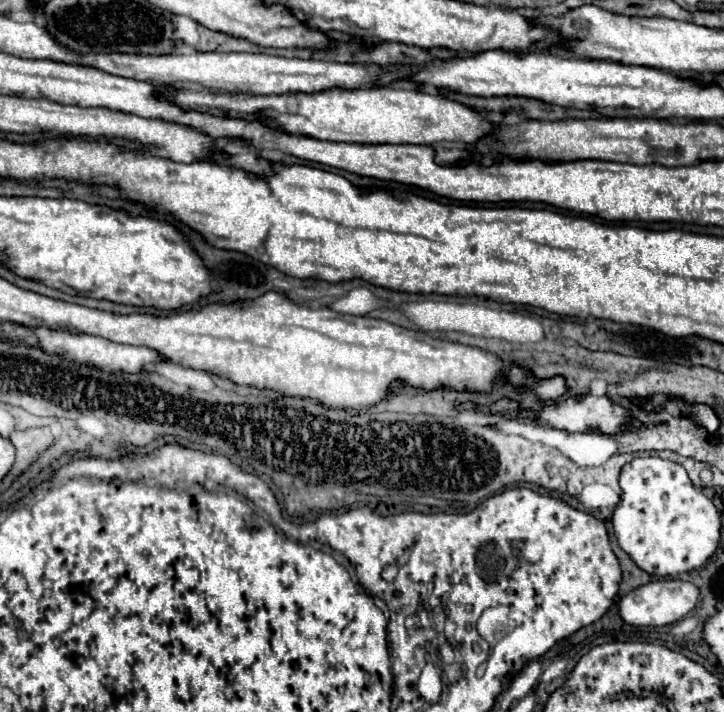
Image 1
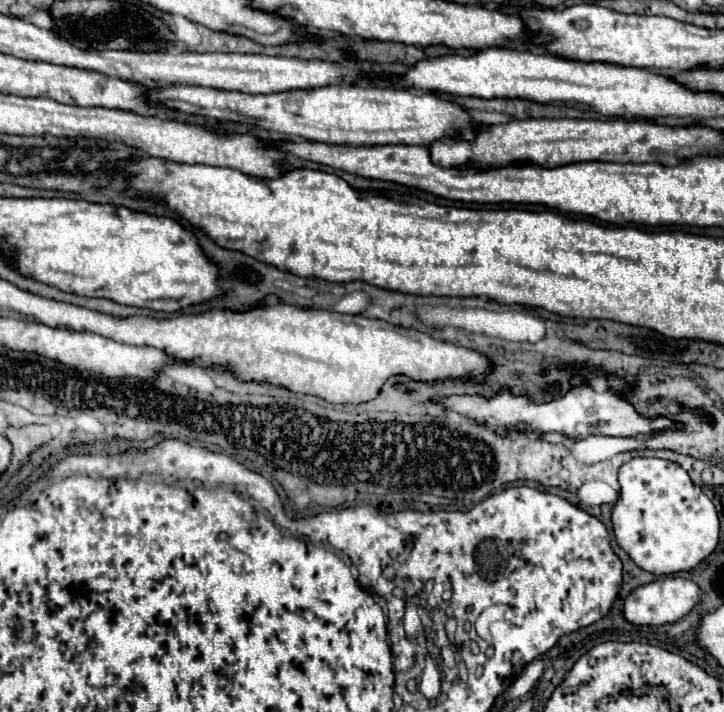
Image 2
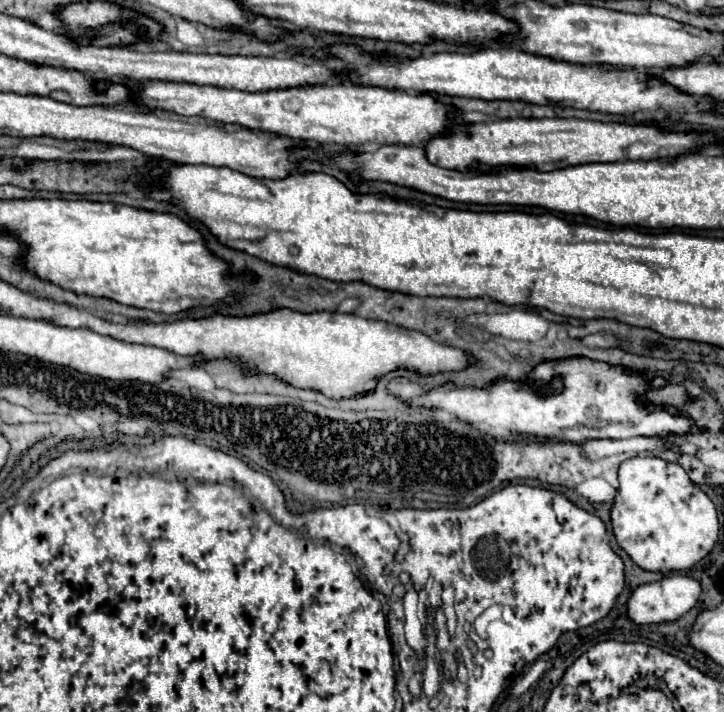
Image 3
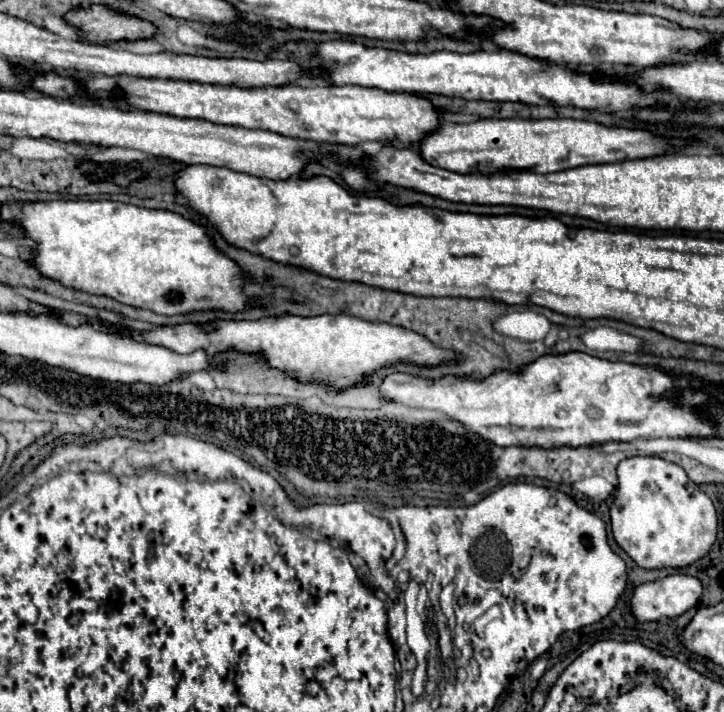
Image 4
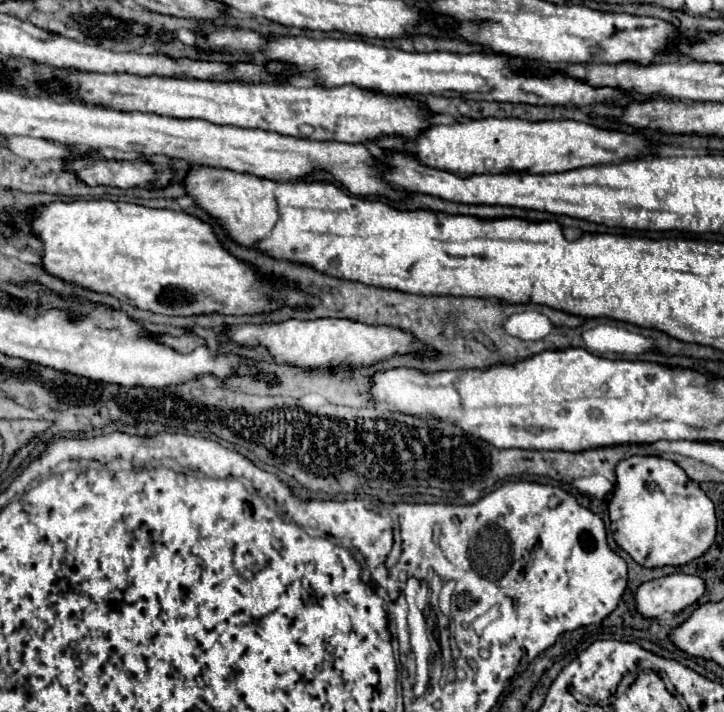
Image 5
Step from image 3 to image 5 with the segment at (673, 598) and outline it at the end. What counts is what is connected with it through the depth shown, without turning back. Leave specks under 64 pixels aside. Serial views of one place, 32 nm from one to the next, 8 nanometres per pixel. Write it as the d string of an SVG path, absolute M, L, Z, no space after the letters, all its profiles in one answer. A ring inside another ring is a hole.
M670 574L644 582L636 590L636 610L642 618L680 614L704 594L704 580L690 574Z

